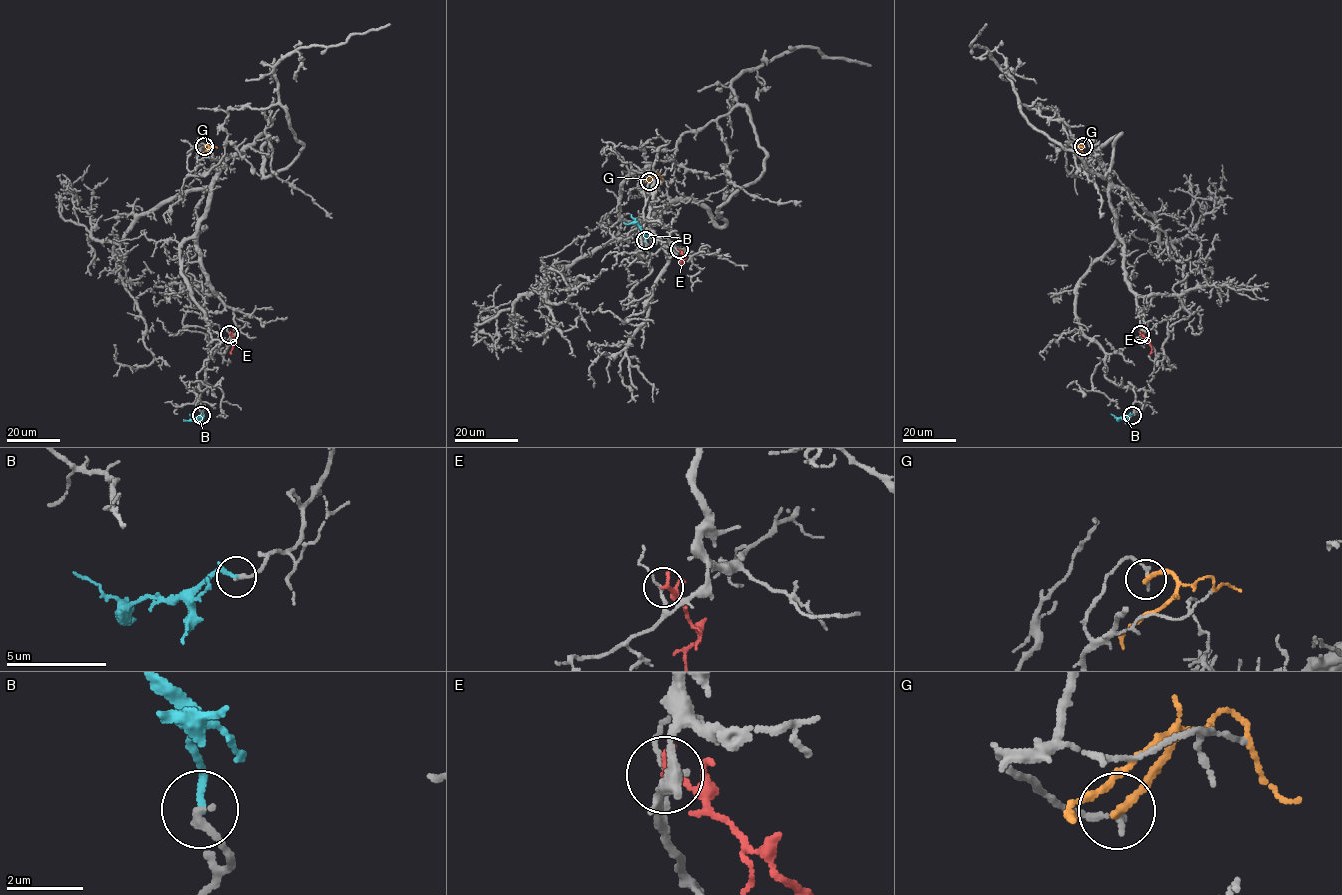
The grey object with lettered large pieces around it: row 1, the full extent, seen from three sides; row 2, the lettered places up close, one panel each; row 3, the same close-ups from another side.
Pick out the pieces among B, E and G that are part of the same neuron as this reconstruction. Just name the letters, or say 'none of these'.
none of these

